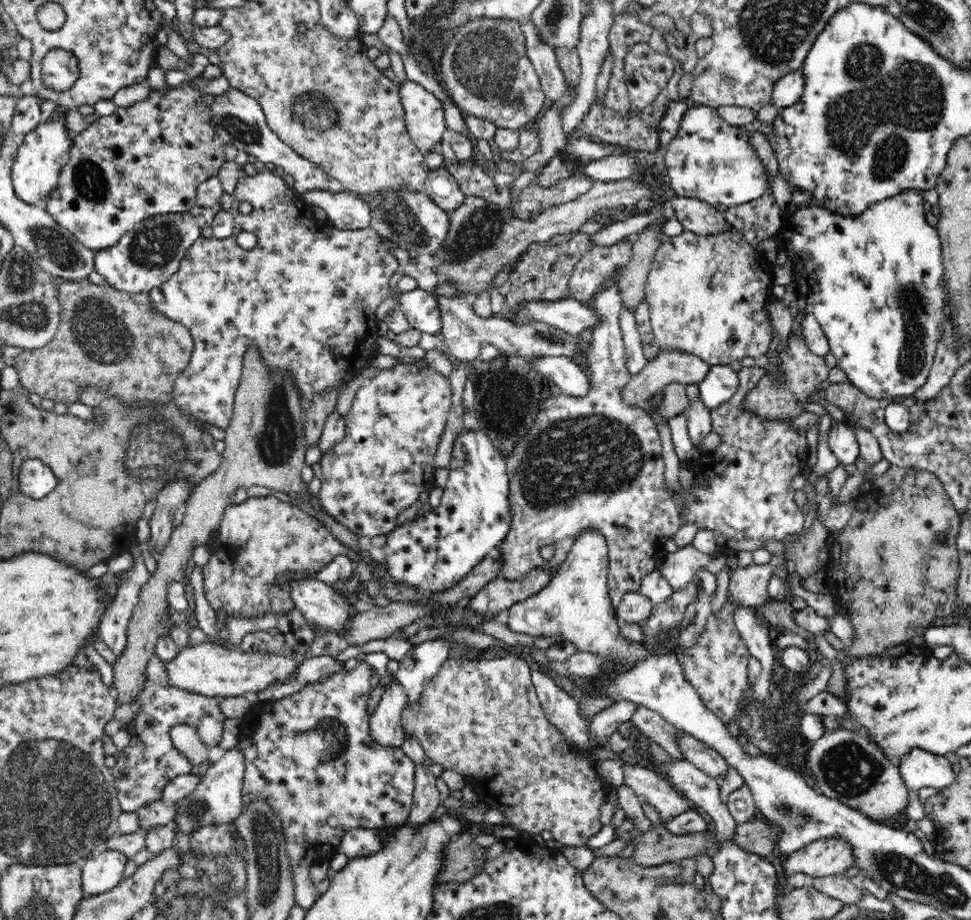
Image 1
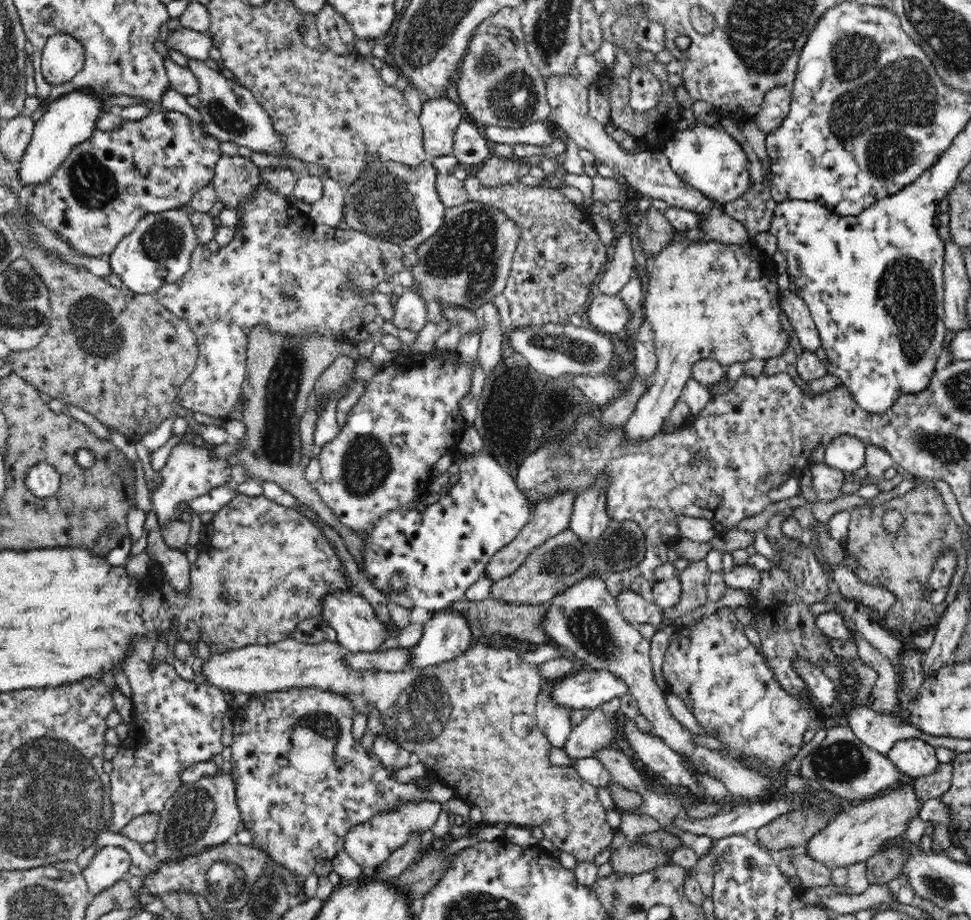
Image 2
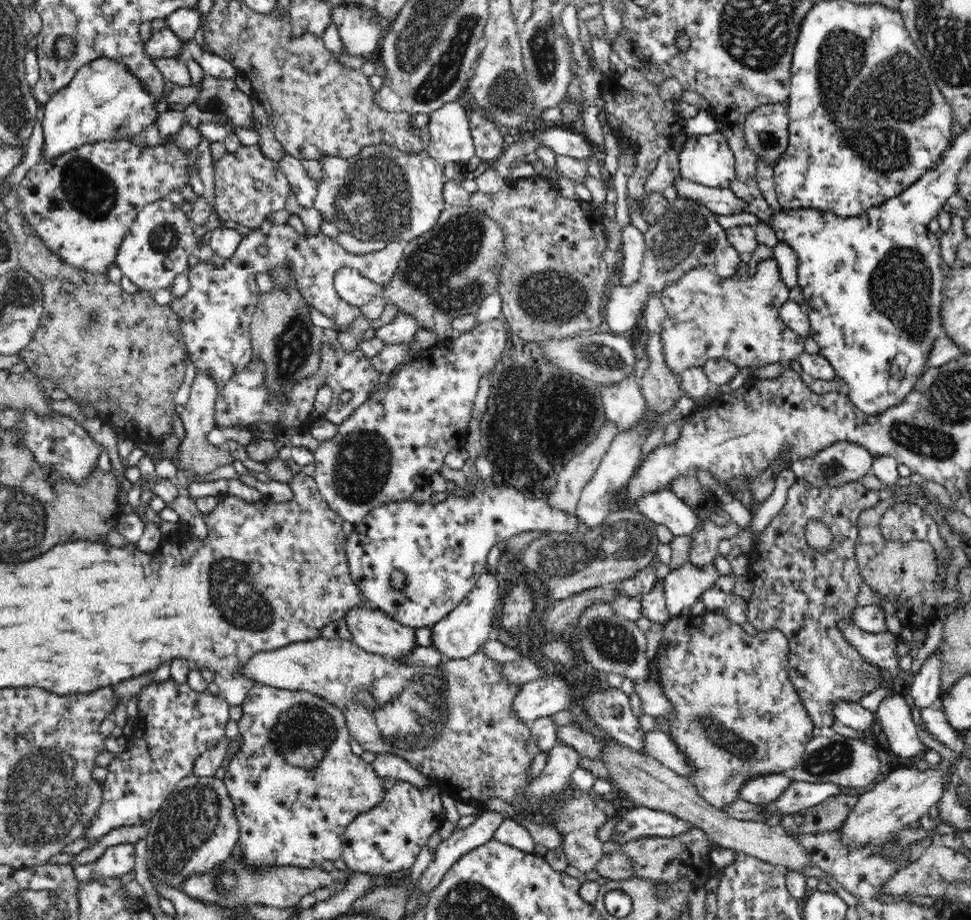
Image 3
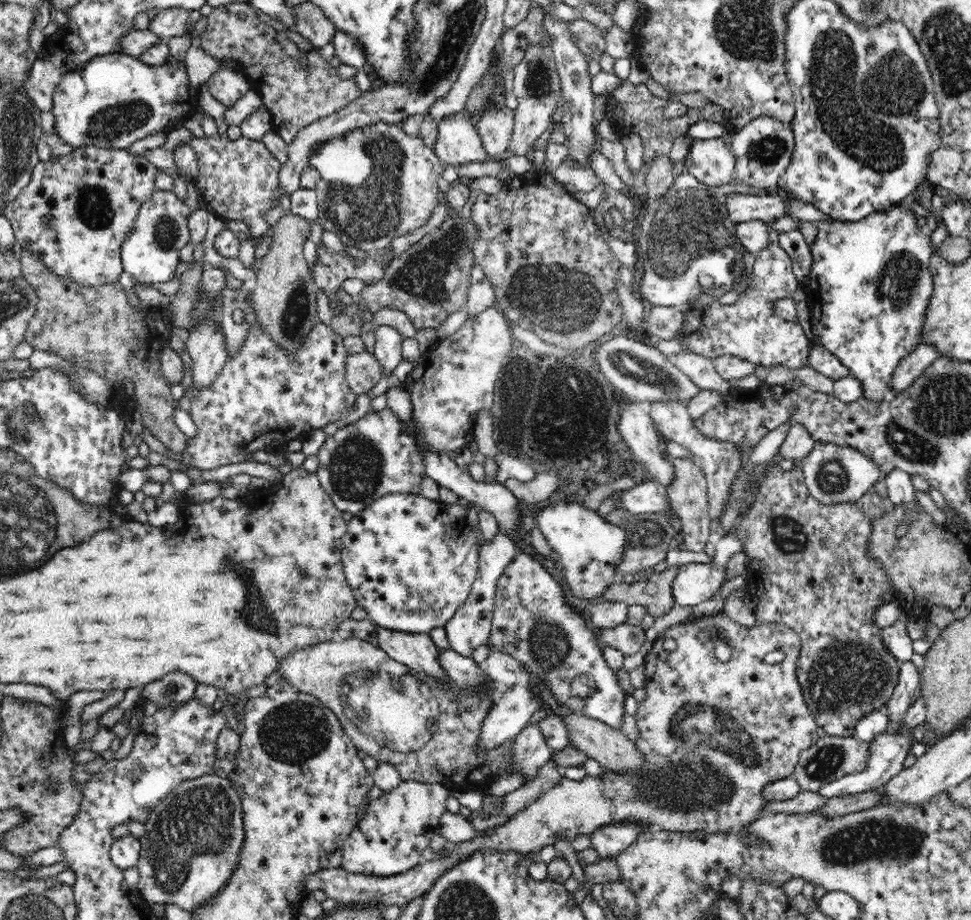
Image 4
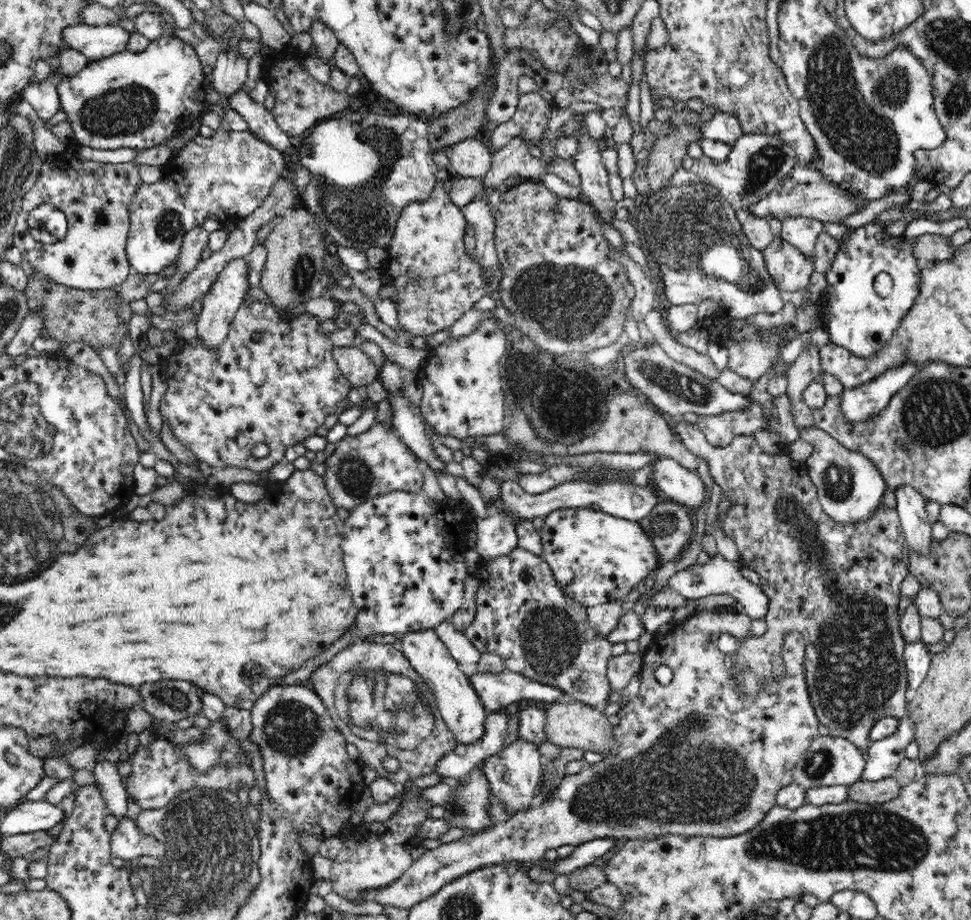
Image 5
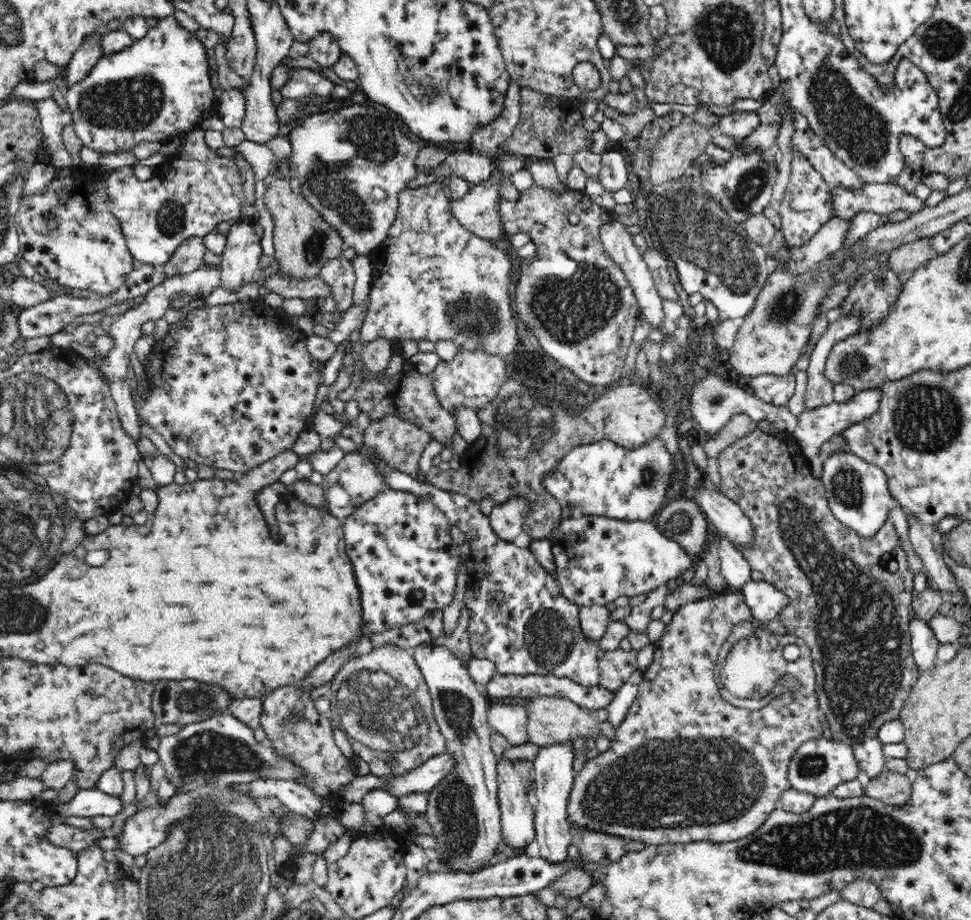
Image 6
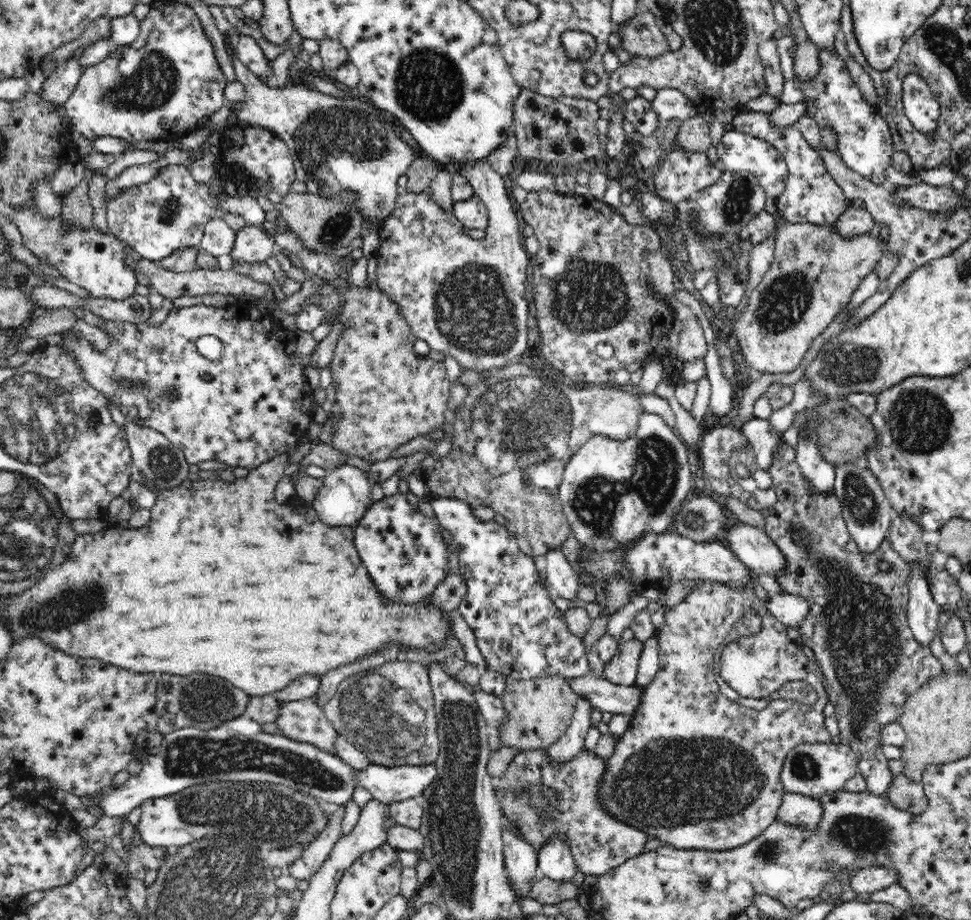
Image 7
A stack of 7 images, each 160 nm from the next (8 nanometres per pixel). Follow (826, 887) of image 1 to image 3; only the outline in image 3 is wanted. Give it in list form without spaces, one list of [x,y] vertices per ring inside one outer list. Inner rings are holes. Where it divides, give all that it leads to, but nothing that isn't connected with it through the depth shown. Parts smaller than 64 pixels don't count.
[[[600,742],[603,744],[602,762],[606,765],[608,774],[614,780],[615,786],[618,786],[620,794],[630,798],[635,806],[673,814],[701,829],[716,846],[743,852],[780,868],[804,870],[804,868],[813,867],[810,855],[802,845],[796,843],[794,836],[786,835],[778,828],[763,822],[740,821],[728,817],[722,809],[702,798],[689,779],[676,774],[656,758],[648,754],[642,755],[628,747],[624,748],[618,742]]]

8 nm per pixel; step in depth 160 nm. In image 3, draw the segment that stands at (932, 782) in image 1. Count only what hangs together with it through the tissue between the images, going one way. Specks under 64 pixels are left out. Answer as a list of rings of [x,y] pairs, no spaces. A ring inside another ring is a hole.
[[[902,693],[886,697],[878,706],[877,721],[882,723],[882,729],[889,740],[889,752],[894,756],[906,757],[914,761],[929,750],[918,737],[916,726],[913,722],[911,708],[906,703]]]

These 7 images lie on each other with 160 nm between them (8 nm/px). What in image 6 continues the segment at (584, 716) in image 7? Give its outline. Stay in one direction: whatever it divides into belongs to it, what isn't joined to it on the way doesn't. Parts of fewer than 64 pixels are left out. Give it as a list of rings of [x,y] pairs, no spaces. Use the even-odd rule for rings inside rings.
[[[574,741],[542,747],[534,762],[533,803],[535,807],[535,838],[539,856],[550,863],[568,859],[568,846],[573,843],[572,828],[568,823],[567,804],[576,772],[572,770]]]

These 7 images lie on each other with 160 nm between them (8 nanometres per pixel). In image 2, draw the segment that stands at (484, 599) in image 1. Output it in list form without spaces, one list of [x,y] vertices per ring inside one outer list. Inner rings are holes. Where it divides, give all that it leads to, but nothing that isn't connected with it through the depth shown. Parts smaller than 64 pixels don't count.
[[[611,520],[603,536],[592,546],[583,544],[568,527],[560,534],[548,538],[536,547],[512,574],[498,579],[491,586],[492,598],[513,605],[540,605],[548,603],[556,596],[572,586],[578,579],[588,575],[600,575],[622,572],[635,567],[645,557],[645,536],[637,522]]]

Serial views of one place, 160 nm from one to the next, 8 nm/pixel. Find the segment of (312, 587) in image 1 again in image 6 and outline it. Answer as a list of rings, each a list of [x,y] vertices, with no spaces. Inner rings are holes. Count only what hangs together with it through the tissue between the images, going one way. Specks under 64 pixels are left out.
[[[421,643],[411,651],[418,668],[425,678],[429,694],[433,700],[433,714],[446,739],[446,754],[455,759],[455,766],[444,776],[438,786],[428,794],[428,806],[425,810],[426,821],[432,826],[432,838],[435,847],[430,849],[433,861],[439,862],[437,870],[448,873],[473,873],[495,864],[499,848],[503,844],[501,832],[501,812],[498,800],[497,761],[491,750],[490,734],[494,731],[487,720],[490,706],[482,687],[470,679],[465,662],[462,662],[450,649],[444,646],[433,647]]]

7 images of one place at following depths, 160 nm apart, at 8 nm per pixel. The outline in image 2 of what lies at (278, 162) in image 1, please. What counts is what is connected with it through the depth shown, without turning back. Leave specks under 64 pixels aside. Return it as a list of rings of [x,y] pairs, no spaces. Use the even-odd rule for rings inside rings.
[[[188,59],[187,67],[200,81],[197,95],[201,105],[198,112],[201,115],[206,132],[215,136],[221,142],[233,142],[238,146],[247,146],[254,152],[264,152],[264,154],[272,154],[272,156],[289,154],[284,141],[273,129],[270,115],[258,103],[251,90],[240,86],[236,81],[232,81],[224,77],[222,73],[208,67],[205,61]],[[317,172],[324,184],[324,199],[322,204],[312,206],[309,216],[315,224],[339,227],[343,224],[344,214],[342,206],[345,204],[345,189],[337,180],[322,172]]]

